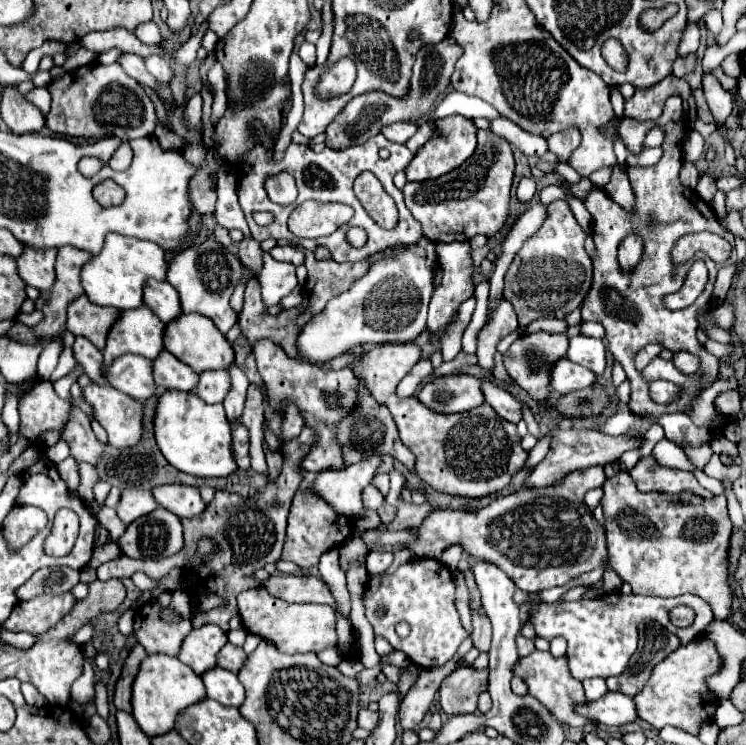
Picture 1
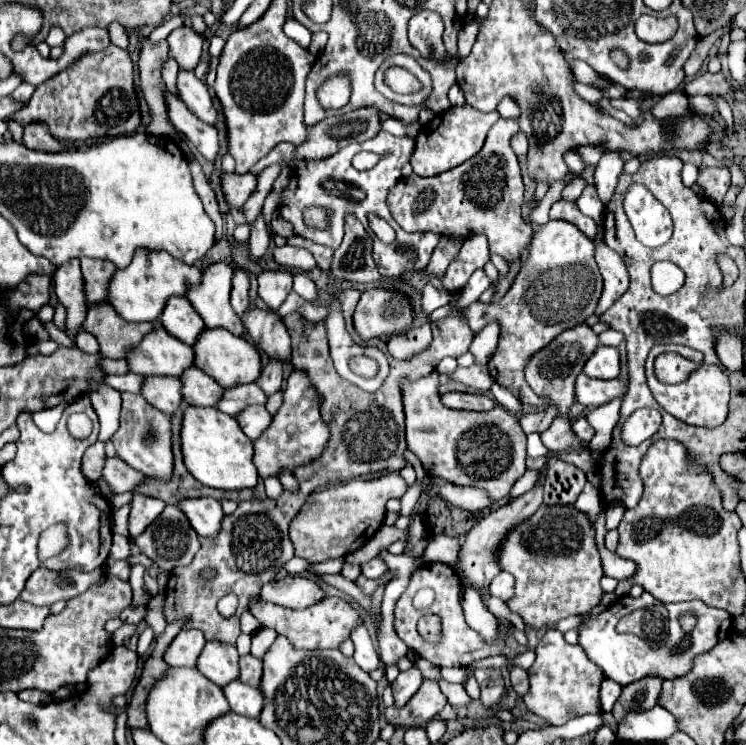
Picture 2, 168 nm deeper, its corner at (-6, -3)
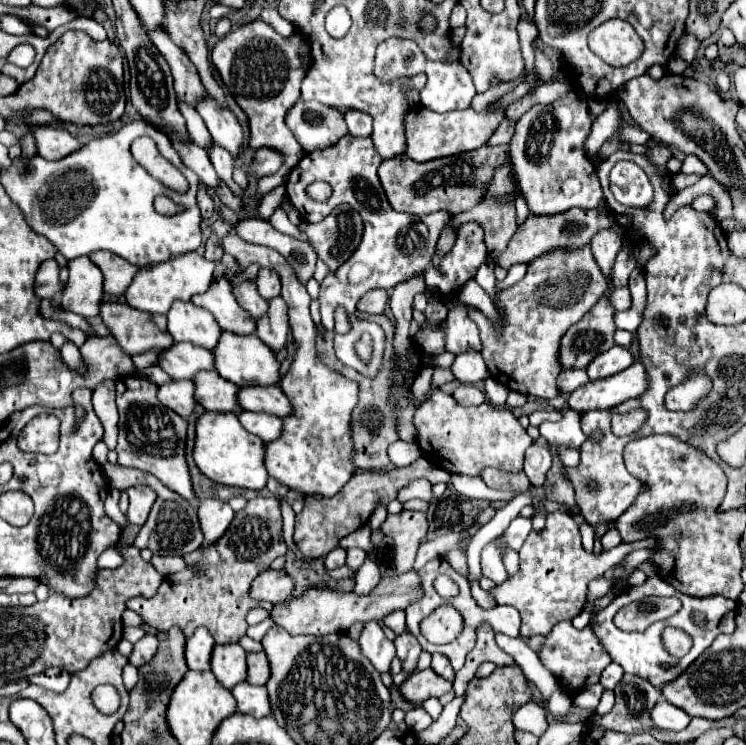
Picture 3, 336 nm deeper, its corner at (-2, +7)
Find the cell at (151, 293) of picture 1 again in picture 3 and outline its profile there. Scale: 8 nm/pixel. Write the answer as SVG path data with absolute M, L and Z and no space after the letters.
M174 302L168 312L168 332L176 342L190 342L194 346L214 350L224 330L214 316L192 302Z

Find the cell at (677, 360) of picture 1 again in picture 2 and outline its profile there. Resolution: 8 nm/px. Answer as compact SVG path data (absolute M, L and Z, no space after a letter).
M659 344L654 346L645 363L645 373L647 383L652 392L652 396L656 398L656 402L672 416L684 420L686 424L694 424L694 426L718 426L722 424L722 420L726 418L728 412L728 398L730 398L730 384L728 384L728 376L722 372L720 366L708 366L703 363L700 368L697 368L689 378L679 384L665 384L658 382L654 376L654 361L660 353L675 352L685 358L691 359L696 364L703 361L702 353L695 351L687 346L678 344Z

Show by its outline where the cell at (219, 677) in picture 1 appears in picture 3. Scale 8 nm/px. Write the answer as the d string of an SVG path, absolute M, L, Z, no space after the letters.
M242 682L232 690L232 694L238 702L238 712L250 714L254 718L264 718L272 714L266 686L252 686L248 682Z

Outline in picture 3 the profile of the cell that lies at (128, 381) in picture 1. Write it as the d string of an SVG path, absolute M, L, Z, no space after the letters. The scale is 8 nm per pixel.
M172 380L172 382L164 384L164 386L160 386L158 400L166 408L180 414L182 418L188 418L194 412L194 406L196 406L194 382L174 382Z

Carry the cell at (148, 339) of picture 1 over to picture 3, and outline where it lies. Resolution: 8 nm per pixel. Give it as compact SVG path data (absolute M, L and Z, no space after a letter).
M178 342L170 350L160 352L158 366L170 374L174 380L194 380L194 376L202 370L214 370L214 354L210 350L202 350L200 346L190 346L190 342Z

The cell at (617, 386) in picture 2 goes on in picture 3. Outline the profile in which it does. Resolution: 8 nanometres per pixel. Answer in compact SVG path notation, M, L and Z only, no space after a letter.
M634 362L634 366L614 374L614 378L602 378L602 382L588 382L586 386L580 386L578 390L574 390L570 394L568 404L572 410L576 410L580 414L588 412L588 410L612 410L630 398L640 398L646 390L648 390L648 374L644 370L644 364Z

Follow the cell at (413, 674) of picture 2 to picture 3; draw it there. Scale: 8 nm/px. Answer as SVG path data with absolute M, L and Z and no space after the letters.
M404 630L402 634L396 636L394 644L396 644L396 652L398 652L398 658L402 660L404 670L406 670L406 672L414 672L414 670L416 670L418 656L420 656L420 652L422 652L418 640L416 640L408 630Z

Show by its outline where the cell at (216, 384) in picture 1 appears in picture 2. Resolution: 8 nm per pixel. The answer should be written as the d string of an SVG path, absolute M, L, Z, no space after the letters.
M248 382L248 384L236 384L232 388L226 388L220 402L218 402L218 410L226 412L230 416L236 416L238 410L250 406L250 404L266 404L266 396L264 392L258 388L256 382Z

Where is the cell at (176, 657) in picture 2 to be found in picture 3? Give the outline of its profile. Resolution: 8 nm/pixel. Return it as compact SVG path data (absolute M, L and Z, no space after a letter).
M198 628L192 638L186 640L186 662L190 670L206 672L210 670L210 658L214 650L214 638L206 628Z

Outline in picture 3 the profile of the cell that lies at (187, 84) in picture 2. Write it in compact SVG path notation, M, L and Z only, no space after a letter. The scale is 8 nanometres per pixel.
M210 96L198 104L198 114L206 122L214 142L228 150L234 160L240 160L244 150L244 132L238 118L230 110L222 110L222 106L218 106Z

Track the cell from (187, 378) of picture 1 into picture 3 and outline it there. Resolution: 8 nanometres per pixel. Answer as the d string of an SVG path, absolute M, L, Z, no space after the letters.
M218 372L214 374L198 374L196 384L196 398L210 412L232 412L240 414L242 408L238 406L238 386L224 380Z

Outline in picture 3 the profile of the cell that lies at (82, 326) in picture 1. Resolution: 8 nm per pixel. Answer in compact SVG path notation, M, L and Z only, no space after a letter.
M104 302L100 316L128 354L142 354L148 350L160 352L174 344L166 330L166 316L162 314L140 312L128 304Z

